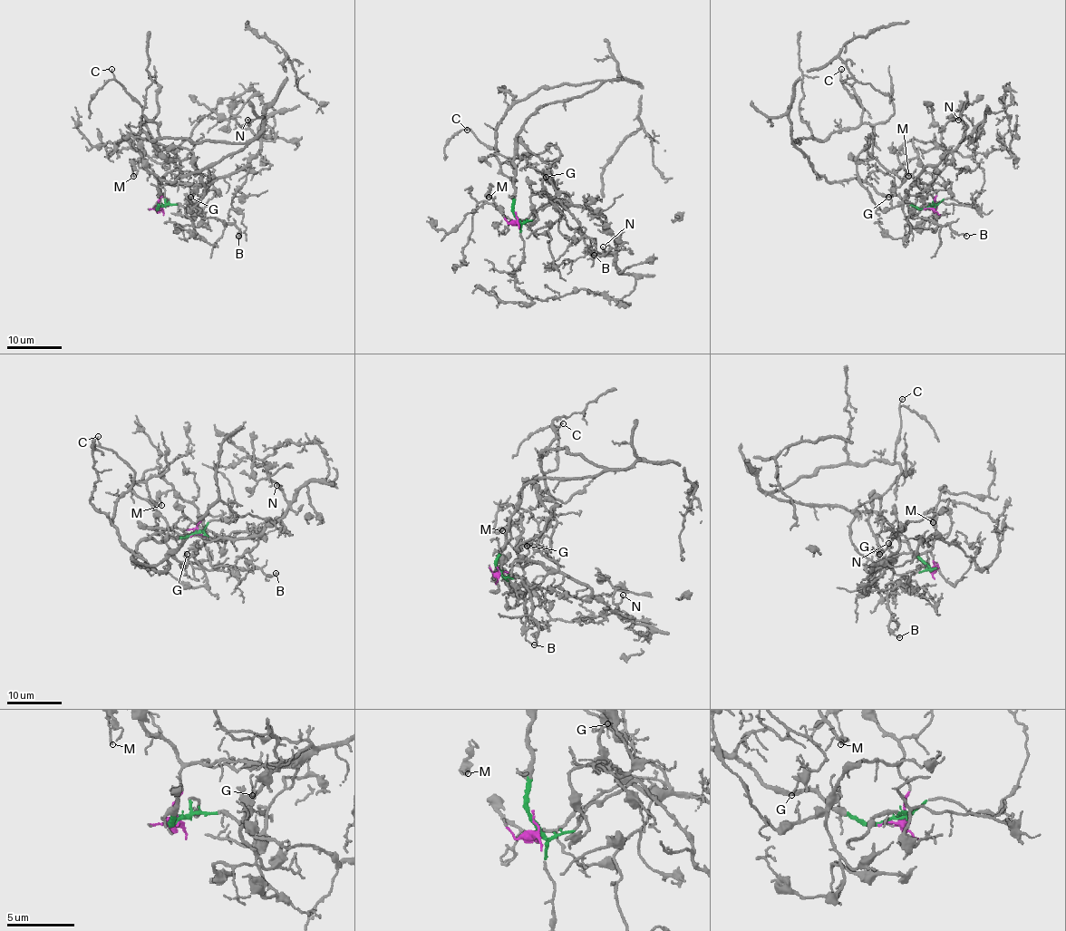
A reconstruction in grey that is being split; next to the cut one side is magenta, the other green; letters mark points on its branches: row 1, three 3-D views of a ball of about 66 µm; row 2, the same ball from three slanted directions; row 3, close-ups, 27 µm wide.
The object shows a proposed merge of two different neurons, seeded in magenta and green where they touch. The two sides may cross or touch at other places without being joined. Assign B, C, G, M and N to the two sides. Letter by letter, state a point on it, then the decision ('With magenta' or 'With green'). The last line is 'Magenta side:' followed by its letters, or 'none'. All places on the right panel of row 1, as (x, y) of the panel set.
B: Place: (966, 236). With green
C: Place: (841, 69). With green
G: Place: (888, 197). With magenta
M: Place: (908, 176). With magenta
N: Place: (958, 120). With magenta
Magenta side: G, M, N

